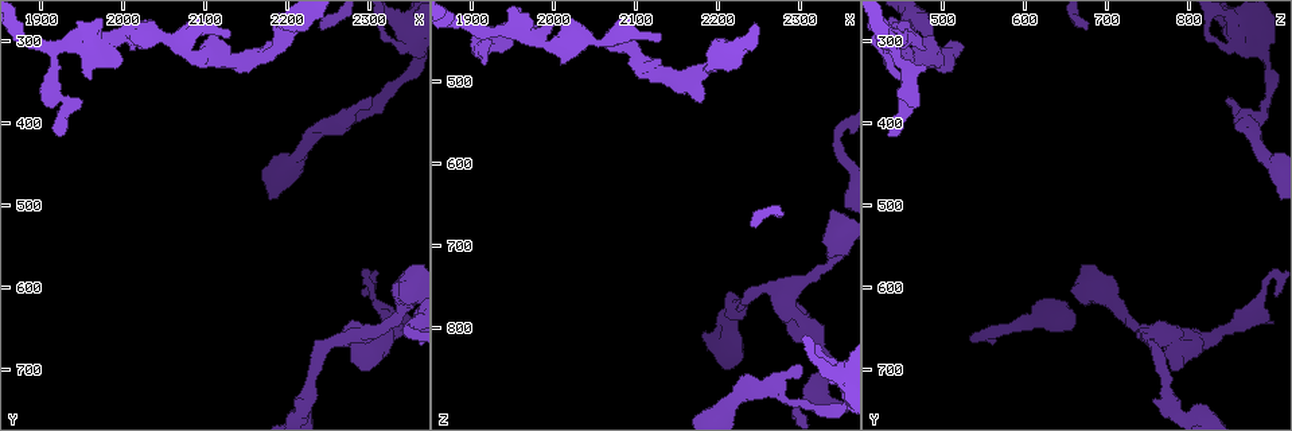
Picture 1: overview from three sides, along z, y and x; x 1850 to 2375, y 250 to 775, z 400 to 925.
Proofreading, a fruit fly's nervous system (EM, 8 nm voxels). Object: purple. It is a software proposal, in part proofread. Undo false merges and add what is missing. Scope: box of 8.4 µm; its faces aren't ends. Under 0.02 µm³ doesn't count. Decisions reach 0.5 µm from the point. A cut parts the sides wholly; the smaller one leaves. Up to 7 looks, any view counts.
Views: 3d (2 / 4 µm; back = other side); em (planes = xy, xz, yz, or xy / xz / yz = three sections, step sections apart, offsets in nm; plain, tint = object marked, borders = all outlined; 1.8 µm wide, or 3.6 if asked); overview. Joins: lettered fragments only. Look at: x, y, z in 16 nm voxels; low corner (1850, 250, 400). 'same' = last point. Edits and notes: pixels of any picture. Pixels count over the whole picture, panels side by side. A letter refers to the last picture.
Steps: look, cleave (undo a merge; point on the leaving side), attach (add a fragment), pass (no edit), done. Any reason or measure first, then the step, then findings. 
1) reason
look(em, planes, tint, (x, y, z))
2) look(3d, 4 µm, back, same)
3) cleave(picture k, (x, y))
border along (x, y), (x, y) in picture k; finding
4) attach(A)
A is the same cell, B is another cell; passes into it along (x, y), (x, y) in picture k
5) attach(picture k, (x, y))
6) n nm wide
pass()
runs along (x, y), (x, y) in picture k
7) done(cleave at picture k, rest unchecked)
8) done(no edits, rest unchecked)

abrupt turn
look(3d, 4 µm, (2290, 655, 755))

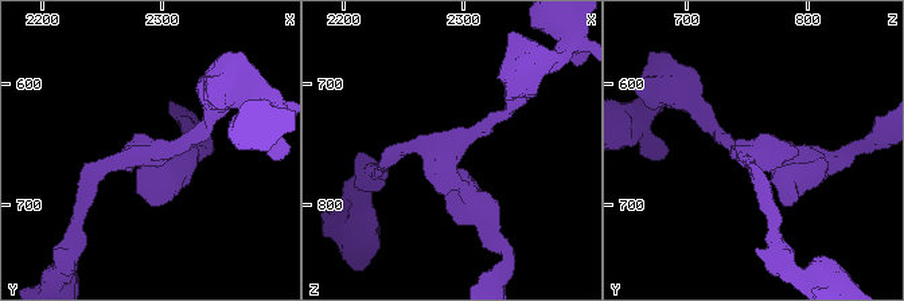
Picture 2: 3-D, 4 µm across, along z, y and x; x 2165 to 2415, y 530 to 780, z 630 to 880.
3 arms; arms of 170, 190, 380 nm; shape alone is not enough
look(em, yz, step 4, tint, (2288, 658, 756))

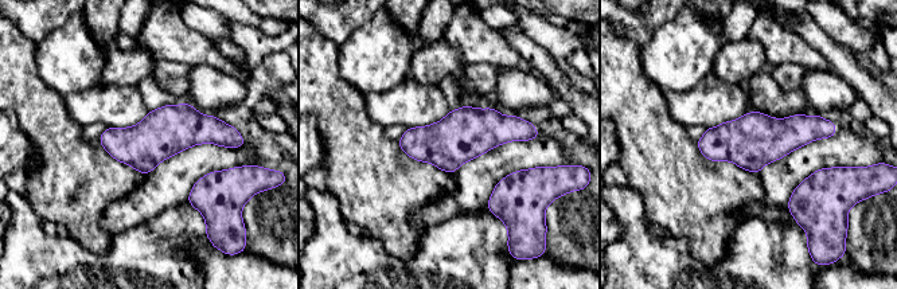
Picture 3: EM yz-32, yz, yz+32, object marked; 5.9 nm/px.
cut it another way
look(em, planes, borders, same)

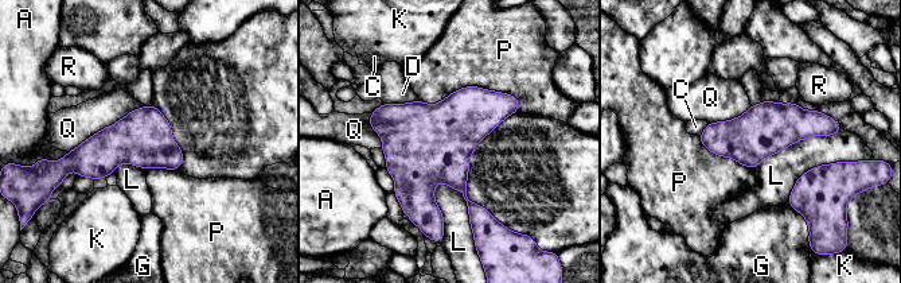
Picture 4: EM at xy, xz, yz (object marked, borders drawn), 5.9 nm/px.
320 nm wide; Q touches over 550 nm
pass()
A, C, D, G, K, L, P, Q and R are other cells; continuous, no second neuron

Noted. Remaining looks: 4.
thick end
look(em, xz, step 8, borders, (2320, 300, 835))

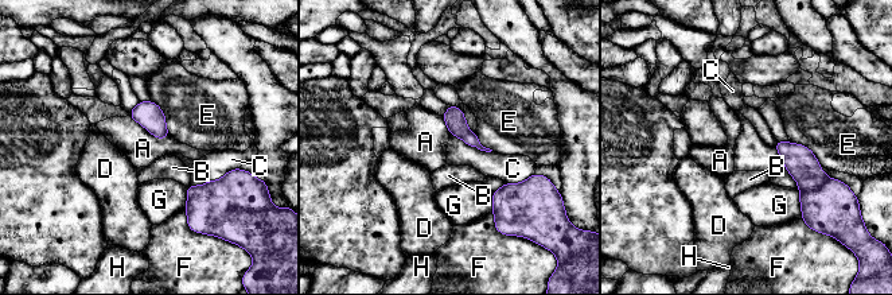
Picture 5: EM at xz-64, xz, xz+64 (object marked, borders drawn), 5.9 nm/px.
C touches over 280 nm
pass()
A, B, C, D, E, F, G and H are other cells; none of them fits

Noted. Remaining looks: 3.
free end
look(em, planes, borders, (1920, 415, 435))

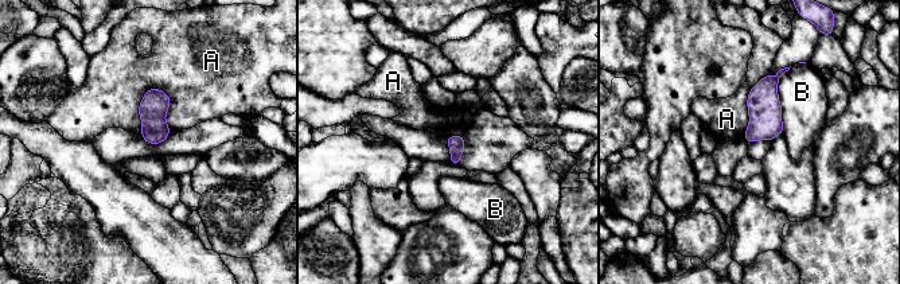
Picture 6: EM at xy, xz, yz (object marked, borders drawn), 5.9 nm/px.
pass()
A and B are other cells; none of them fits

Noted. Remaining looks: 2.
done(no edits, rest unchecked)

